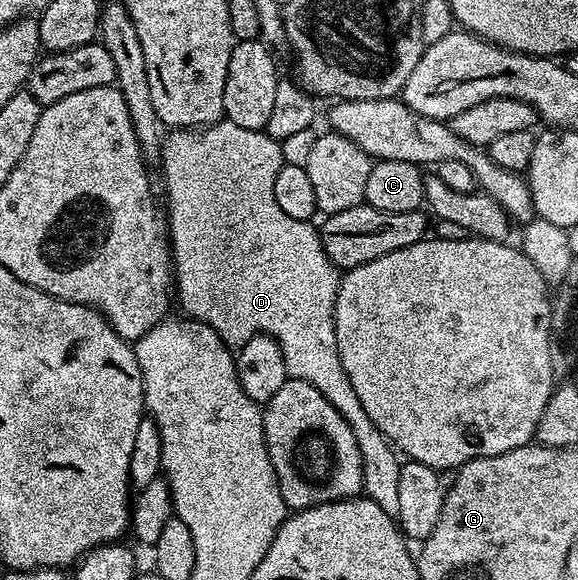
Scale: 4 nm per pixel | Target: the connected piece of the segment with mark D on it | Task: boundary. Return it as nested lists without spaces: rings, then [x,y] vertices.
[[[223,118],[221,121],[211,123],[209,127],[201,129],[174,129],[165,136],[162,145],[162,162],[160,172],[166,178],[166,203],[170,206],[170,231],[168,227],[168,238],[172,244],[172,267],[176,272],[176,299],[182,302],[182,307],[187,316],[191,319],[199,319],[201,323],[206,323],[226,343],[227,347],[237,349],[244,346],[249,339],[257,335],[270,335],[280,345],[280,353],[284,357],[287,376],[291,379],[308,381],[308,385],[313,385],[315,389],[320,389],[324,393],[324,398],[332,404],[332,409],[348,421],[348,429],[352,429],[352,437],[356,441],[356,449],[362,458],[362,490],[365,498],[376,501],[384,513],[397,516],[400,513],[398,503],[398,483],[400,482],[400,455],[395,448],[390,446],[384,433],[372,425],[372,417],[364,410],[364,405],[360,405],[360,397],[356,397],[356,389],[352,389],[352,381],[348,381],[348,373],[344,373],[344,365],[340,361],[340,353],[336,345],[336,329],[334,328],[334,306],[336,305],[336,293],[338,292],[338,281],[340,278],[339,268],[324,253],[324,245],[318,236],[319,228],[310,221],[296,221],[288,217],[276,205],[276,193],[272,193],[276,185],[276,173],[280,173],[282,168],[282,144],[279,140],[270,138],[269,135],[260,131],[249,131],[240,129],[240,125],[233,123],[231,119]]]

